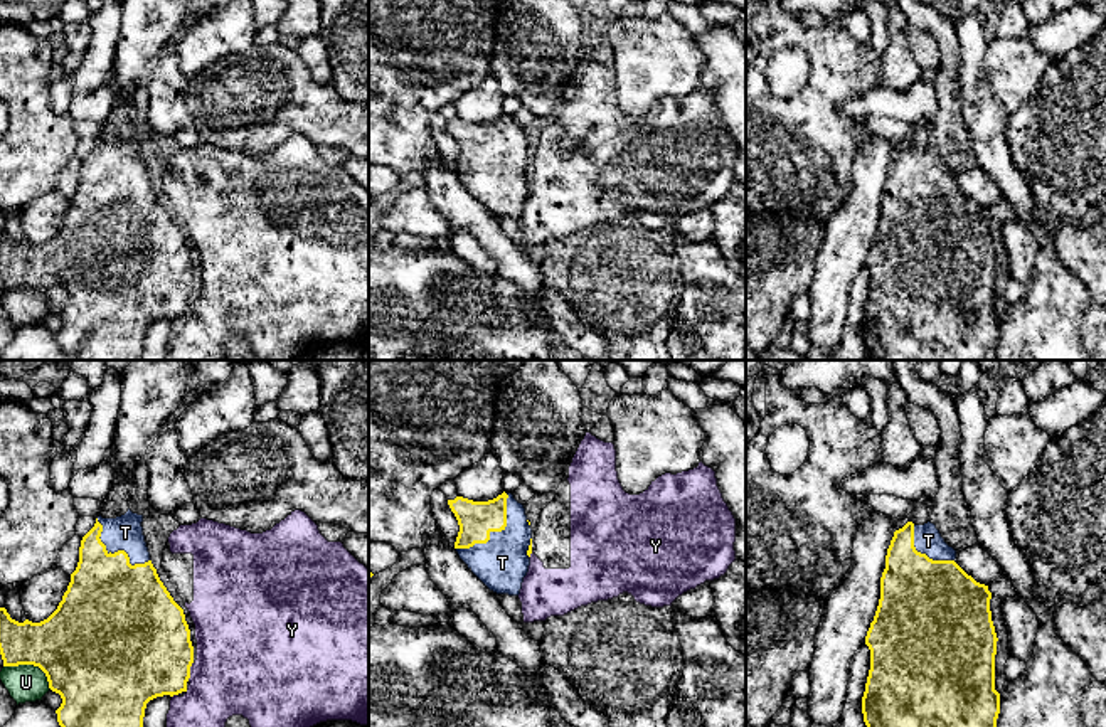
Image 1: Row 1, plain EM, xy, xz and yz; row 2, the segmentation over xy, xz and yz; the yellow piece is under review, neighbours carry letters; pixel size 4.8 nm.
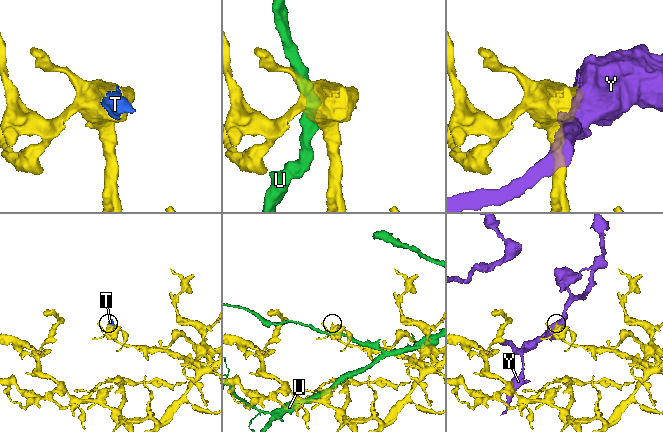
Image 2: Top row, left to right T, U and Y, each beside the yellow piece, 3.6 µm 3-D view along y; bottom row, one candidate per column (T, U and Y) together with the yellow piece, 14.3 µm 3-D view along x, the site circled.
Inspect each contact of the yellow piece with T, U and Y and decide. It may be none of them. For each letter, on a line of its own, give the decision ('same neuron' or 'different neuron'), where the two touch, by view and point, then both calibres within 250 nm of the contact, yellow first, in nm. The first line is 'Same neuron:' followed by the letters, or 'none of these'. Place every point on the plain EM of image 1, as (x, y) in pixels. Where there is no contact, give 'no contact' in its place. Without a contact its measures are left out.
Same neuron: T
T: same neuron; meets yellow in xz at (495, 153); 180 nm thick on the yellow side, 240 nm on the other
U: different neuron; meets yellow in xy at (32, 286); 440 nm thick on the yellow side, 180 nm on the other
Y: different neuron; meets yellow in xy at (189, 295); 480 nm thick on the yellow side, 440 nm on the other

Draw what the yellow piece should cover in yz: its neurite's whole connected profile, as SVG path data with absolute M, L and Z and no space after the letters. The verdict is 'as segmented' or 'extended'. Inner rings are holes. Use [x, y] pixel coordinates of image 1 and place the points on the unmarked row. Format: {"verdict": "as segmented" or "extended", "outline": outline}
{"verdict": "extended", "outline": "M907 145L894 155L885 178L885 192L880 200L880 222L865 259L870 273L870 293L862 320L862 337L867 355L874 360L997 360L997 342L1000 337L1000 316L995 313L997 256L992 244L988 209L976 205L956 185L956 173L941 160L934 146L914 148Z"}

